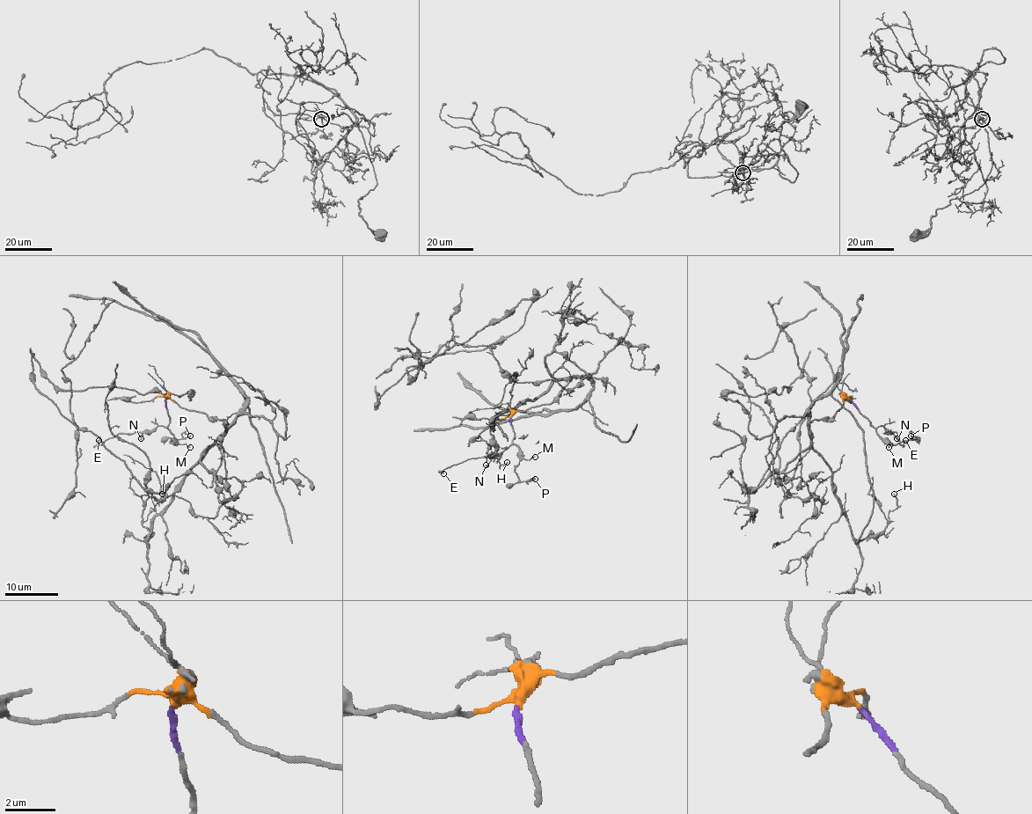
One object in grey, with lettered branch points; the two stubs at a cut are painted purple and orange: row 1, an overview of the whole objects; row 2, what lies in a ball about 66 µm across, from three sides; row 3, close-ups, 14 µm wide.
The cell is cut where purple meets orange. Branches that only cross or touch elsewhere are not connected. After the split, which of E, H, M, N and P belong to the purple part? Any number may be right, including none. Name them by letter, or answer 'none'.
E, M, N, P

